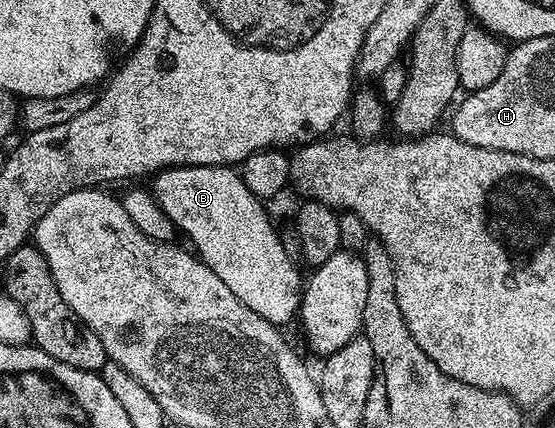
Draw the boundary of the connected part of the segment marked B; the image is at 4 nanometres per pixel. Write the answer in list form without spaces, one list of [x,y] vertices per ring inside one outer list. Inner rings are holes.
[[[234,166],[165,167],[151,181],[149,190],[160,209],[173,220],[182,234],[184,231],[191,238],[190,246],[194,254],[209,269],[213,269],[213,273],[217,273],[217,277],[221,277],[221,281],[225,281],[229,289],[233,289],[233,297],[237,297],[237,301],[253,309],[253,313],[265,317],[265,321],[276,325],[284,325],[283,323],[298,316],[299,303],[303,300],[304,276],[299,276],[300,268],[293,261],[289,261],[285,254],[277,229],[271,226],[273,221],[264,200],[246,187],[240,172]]]

